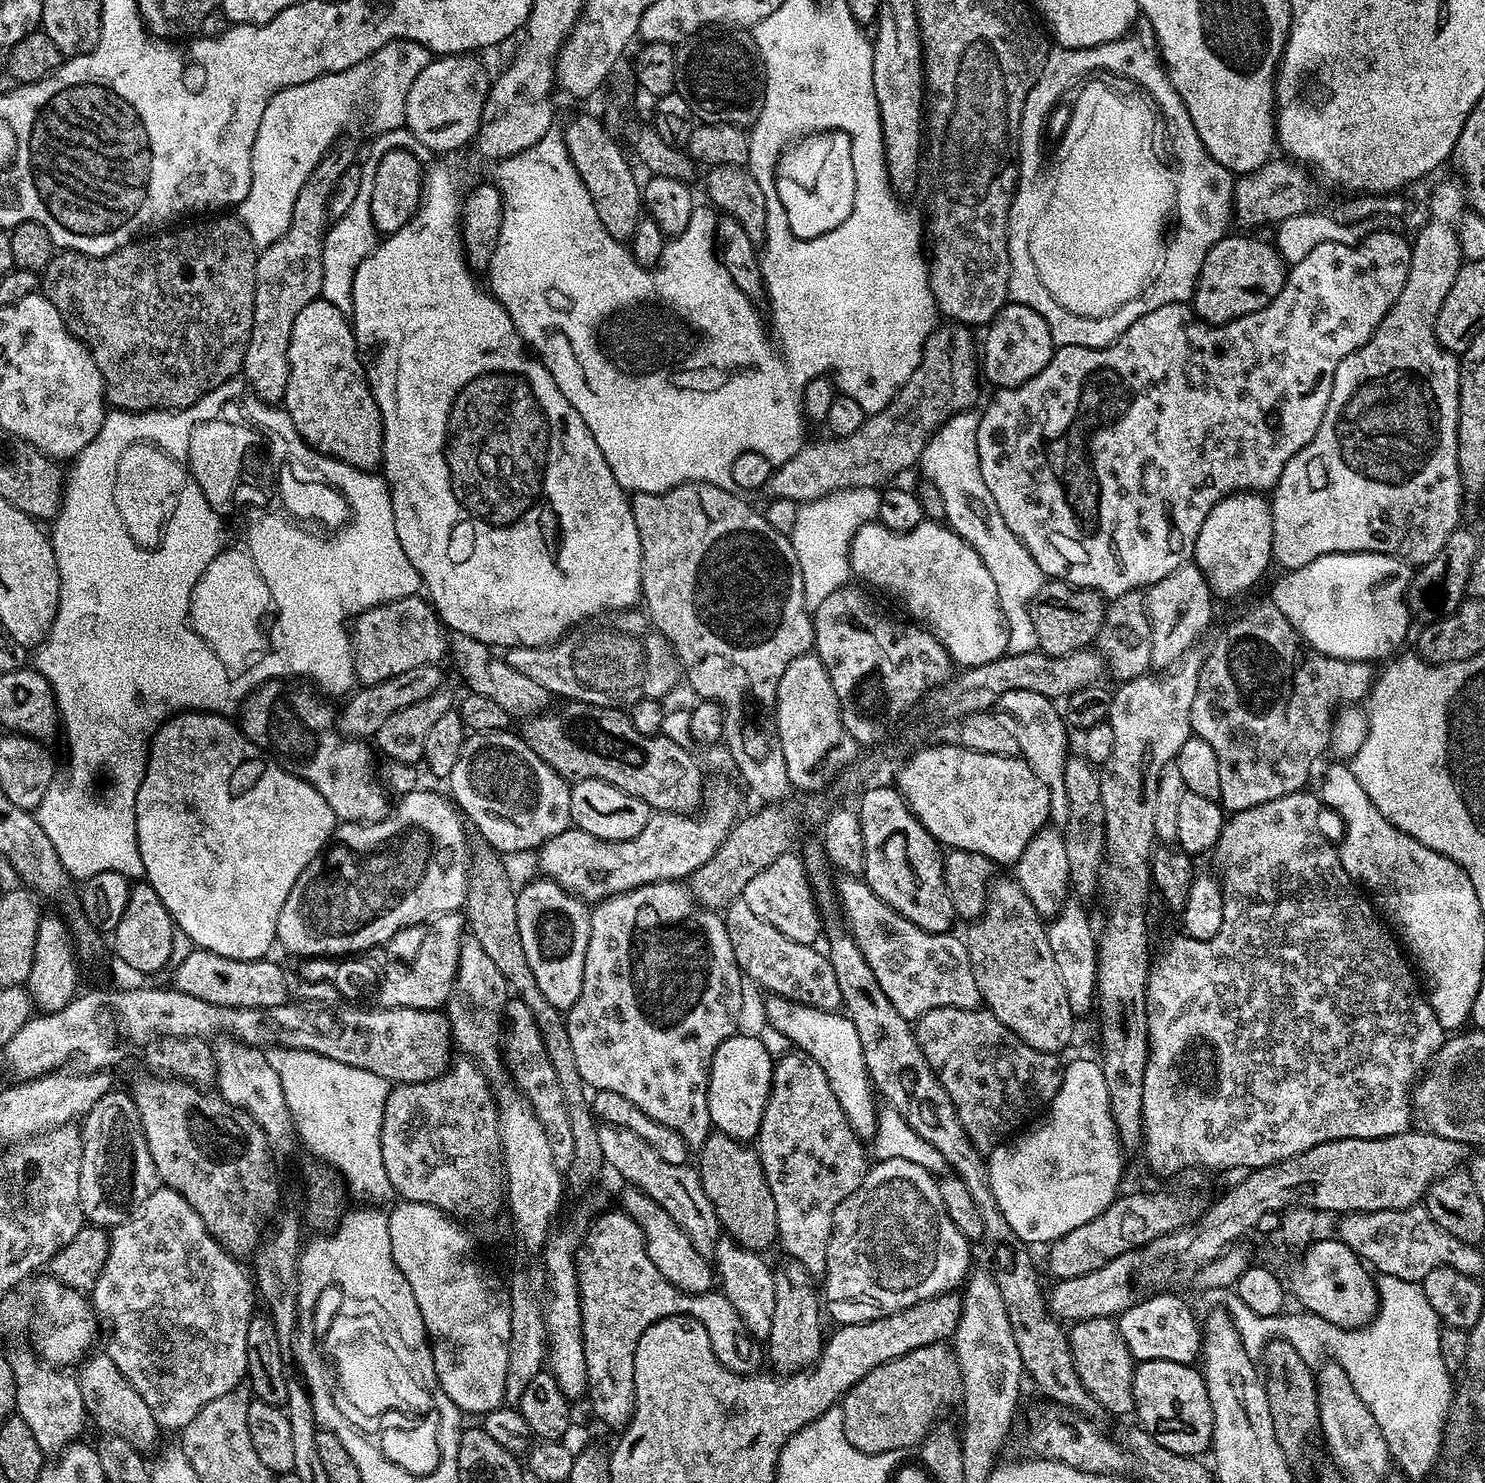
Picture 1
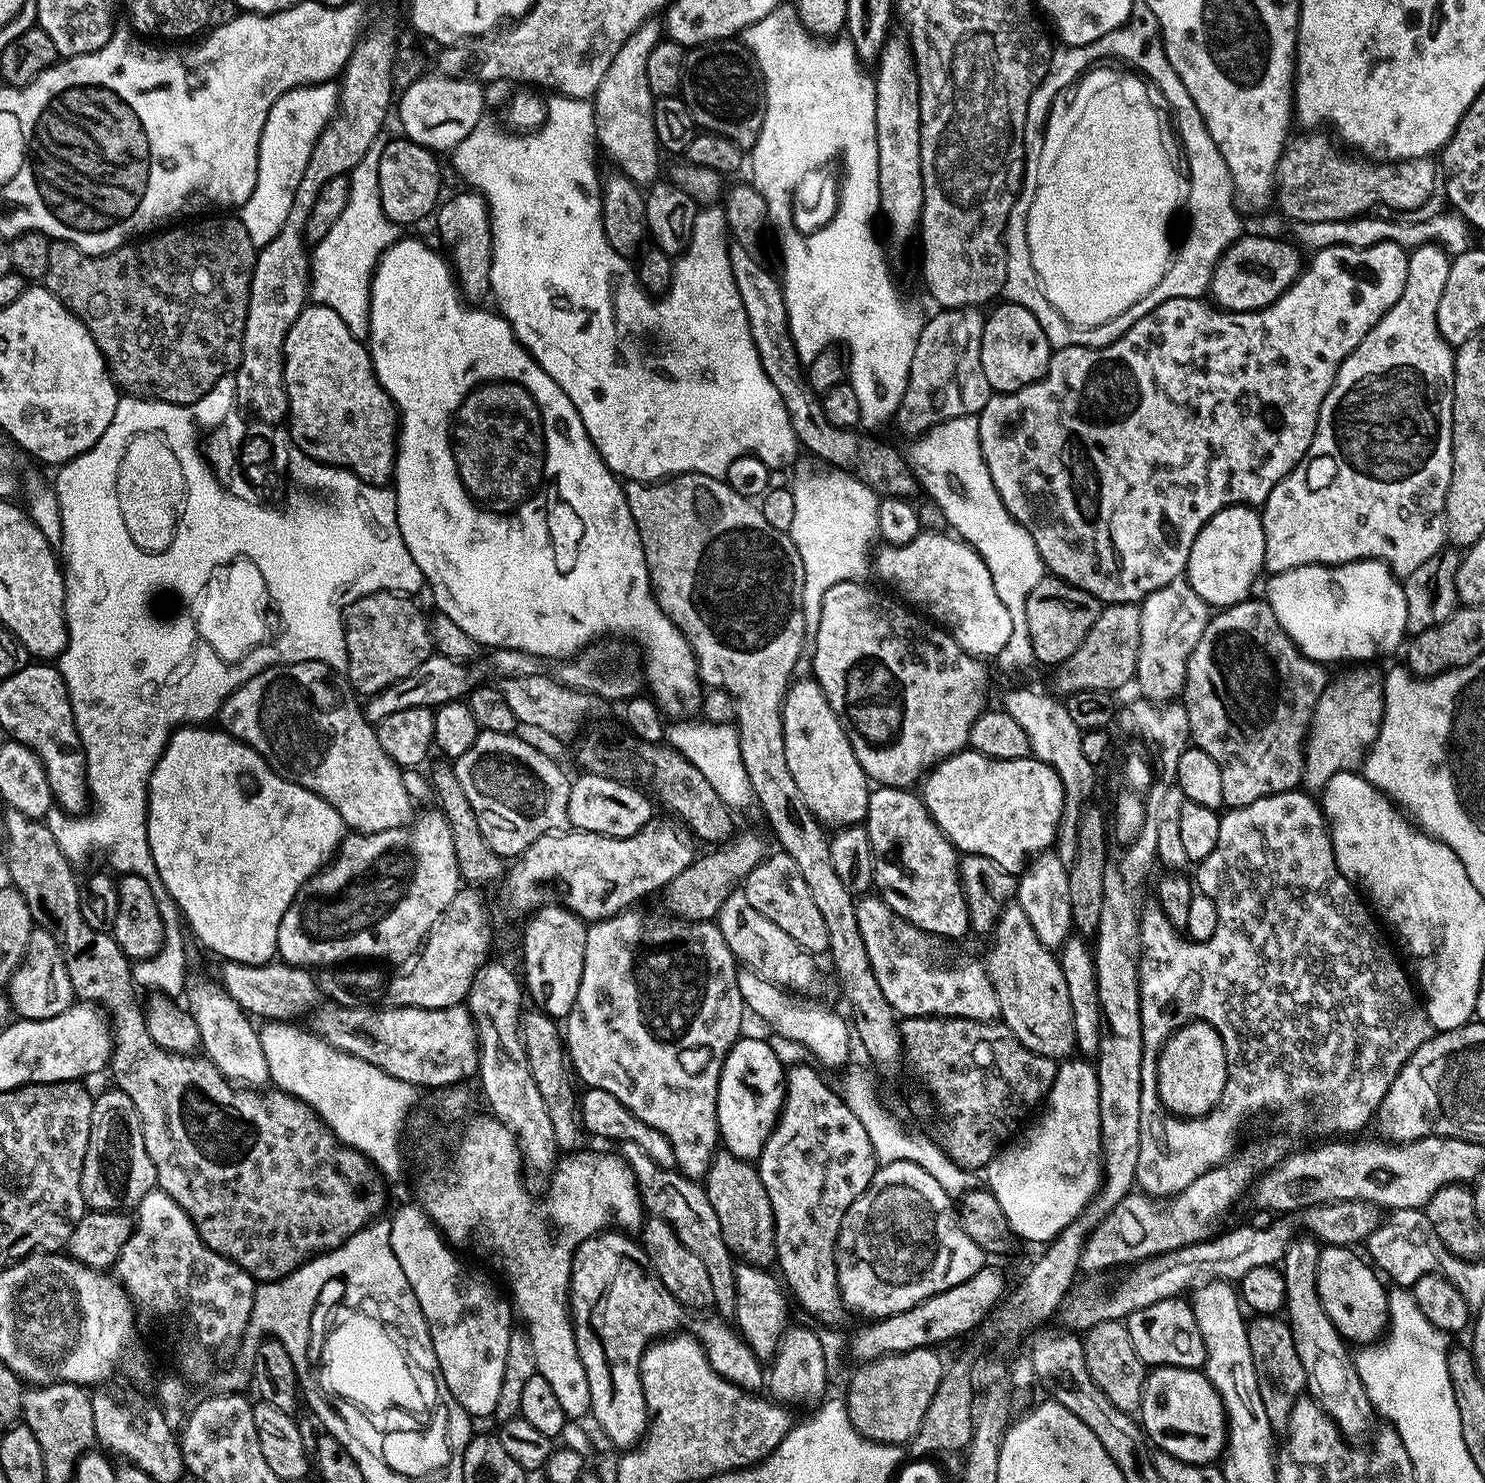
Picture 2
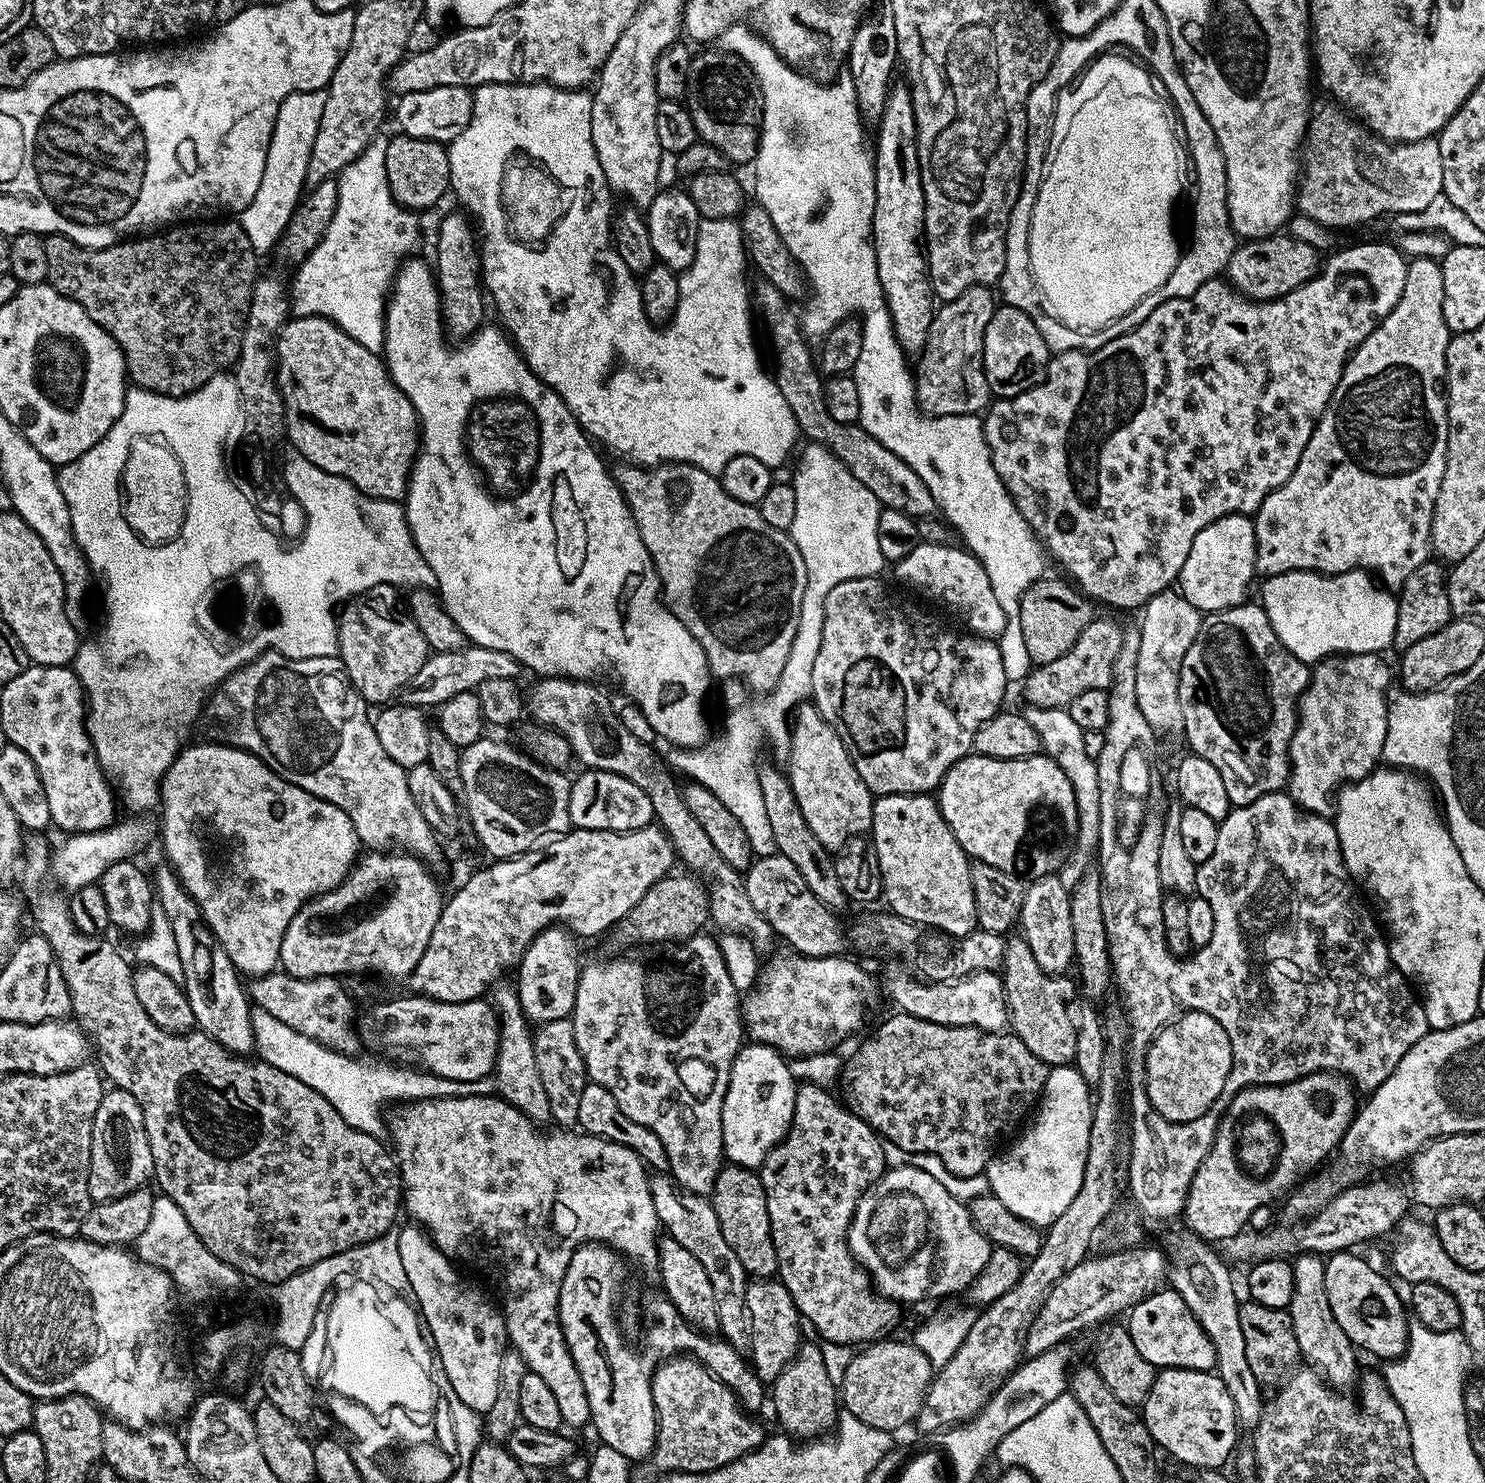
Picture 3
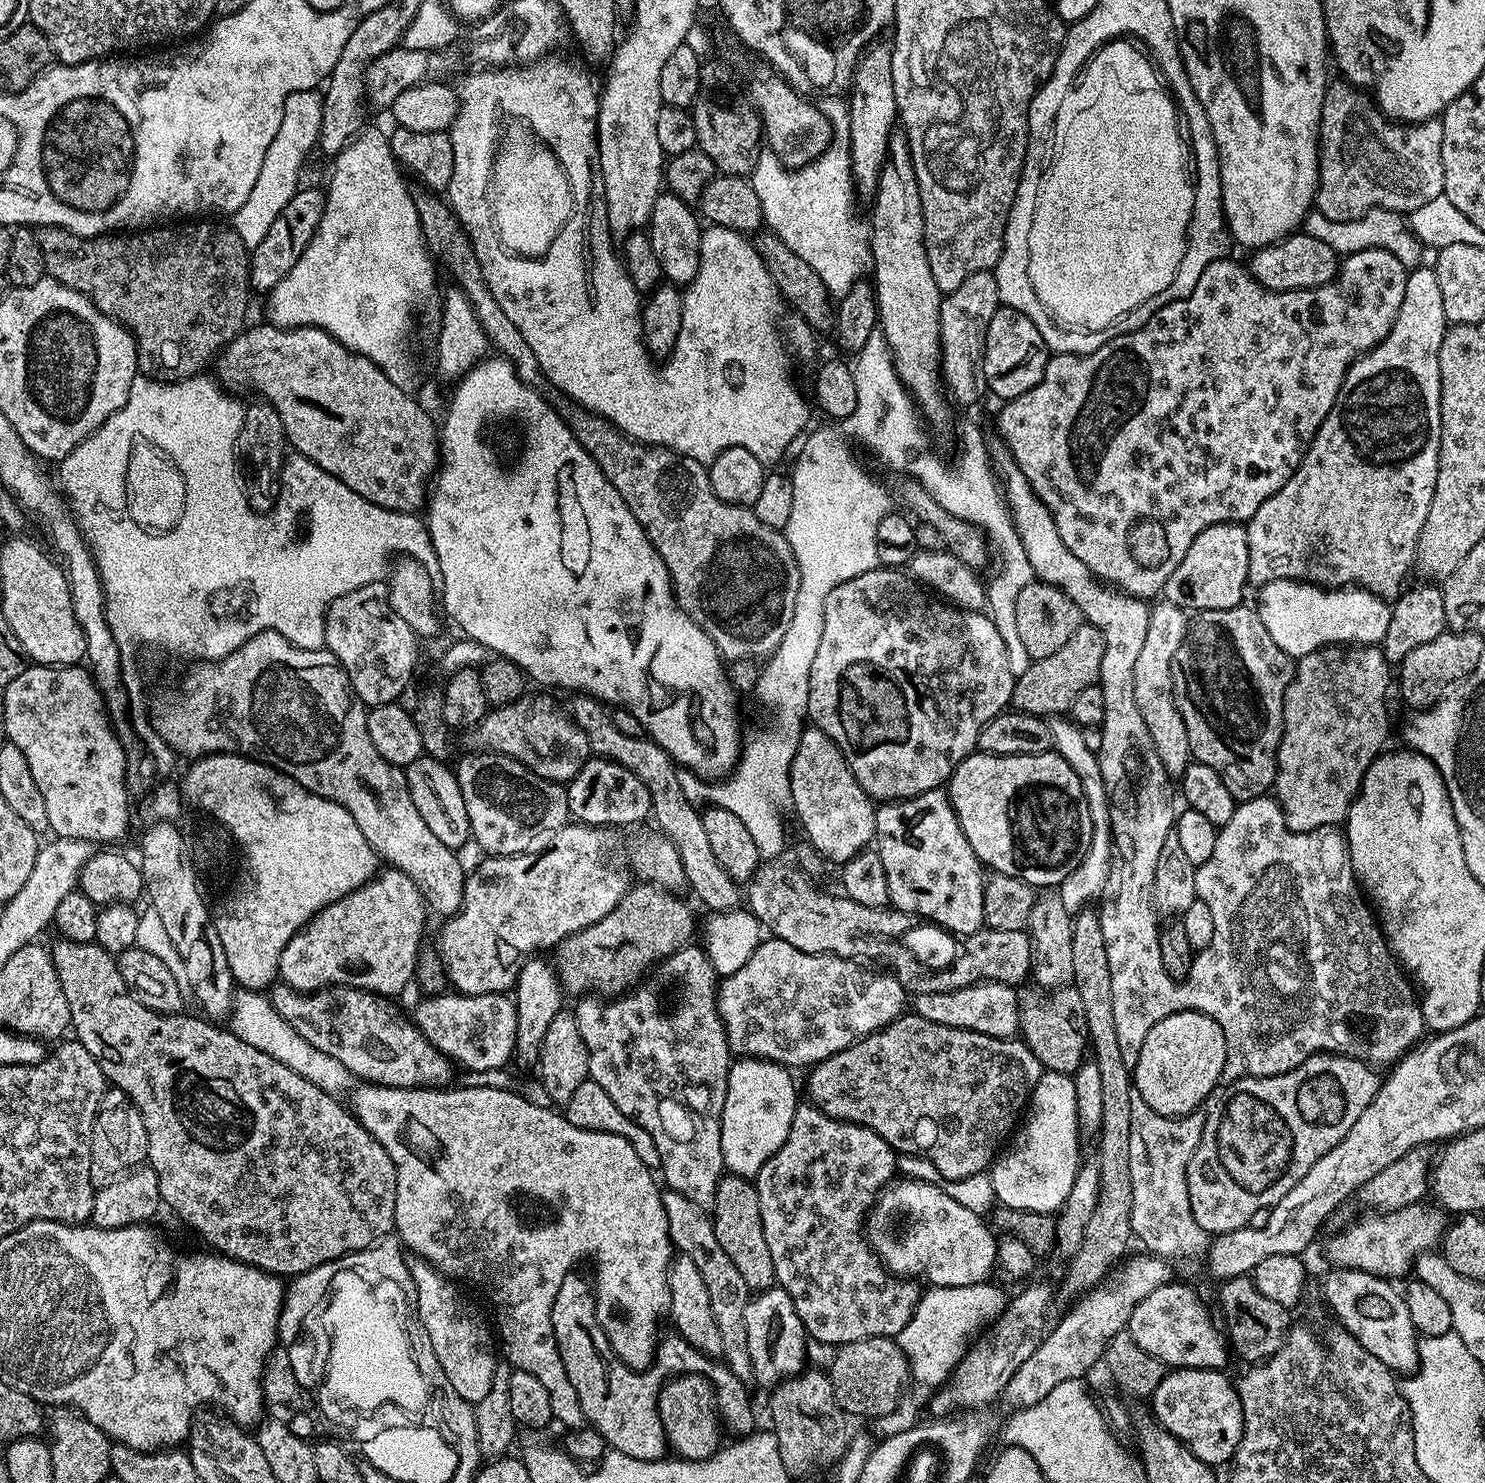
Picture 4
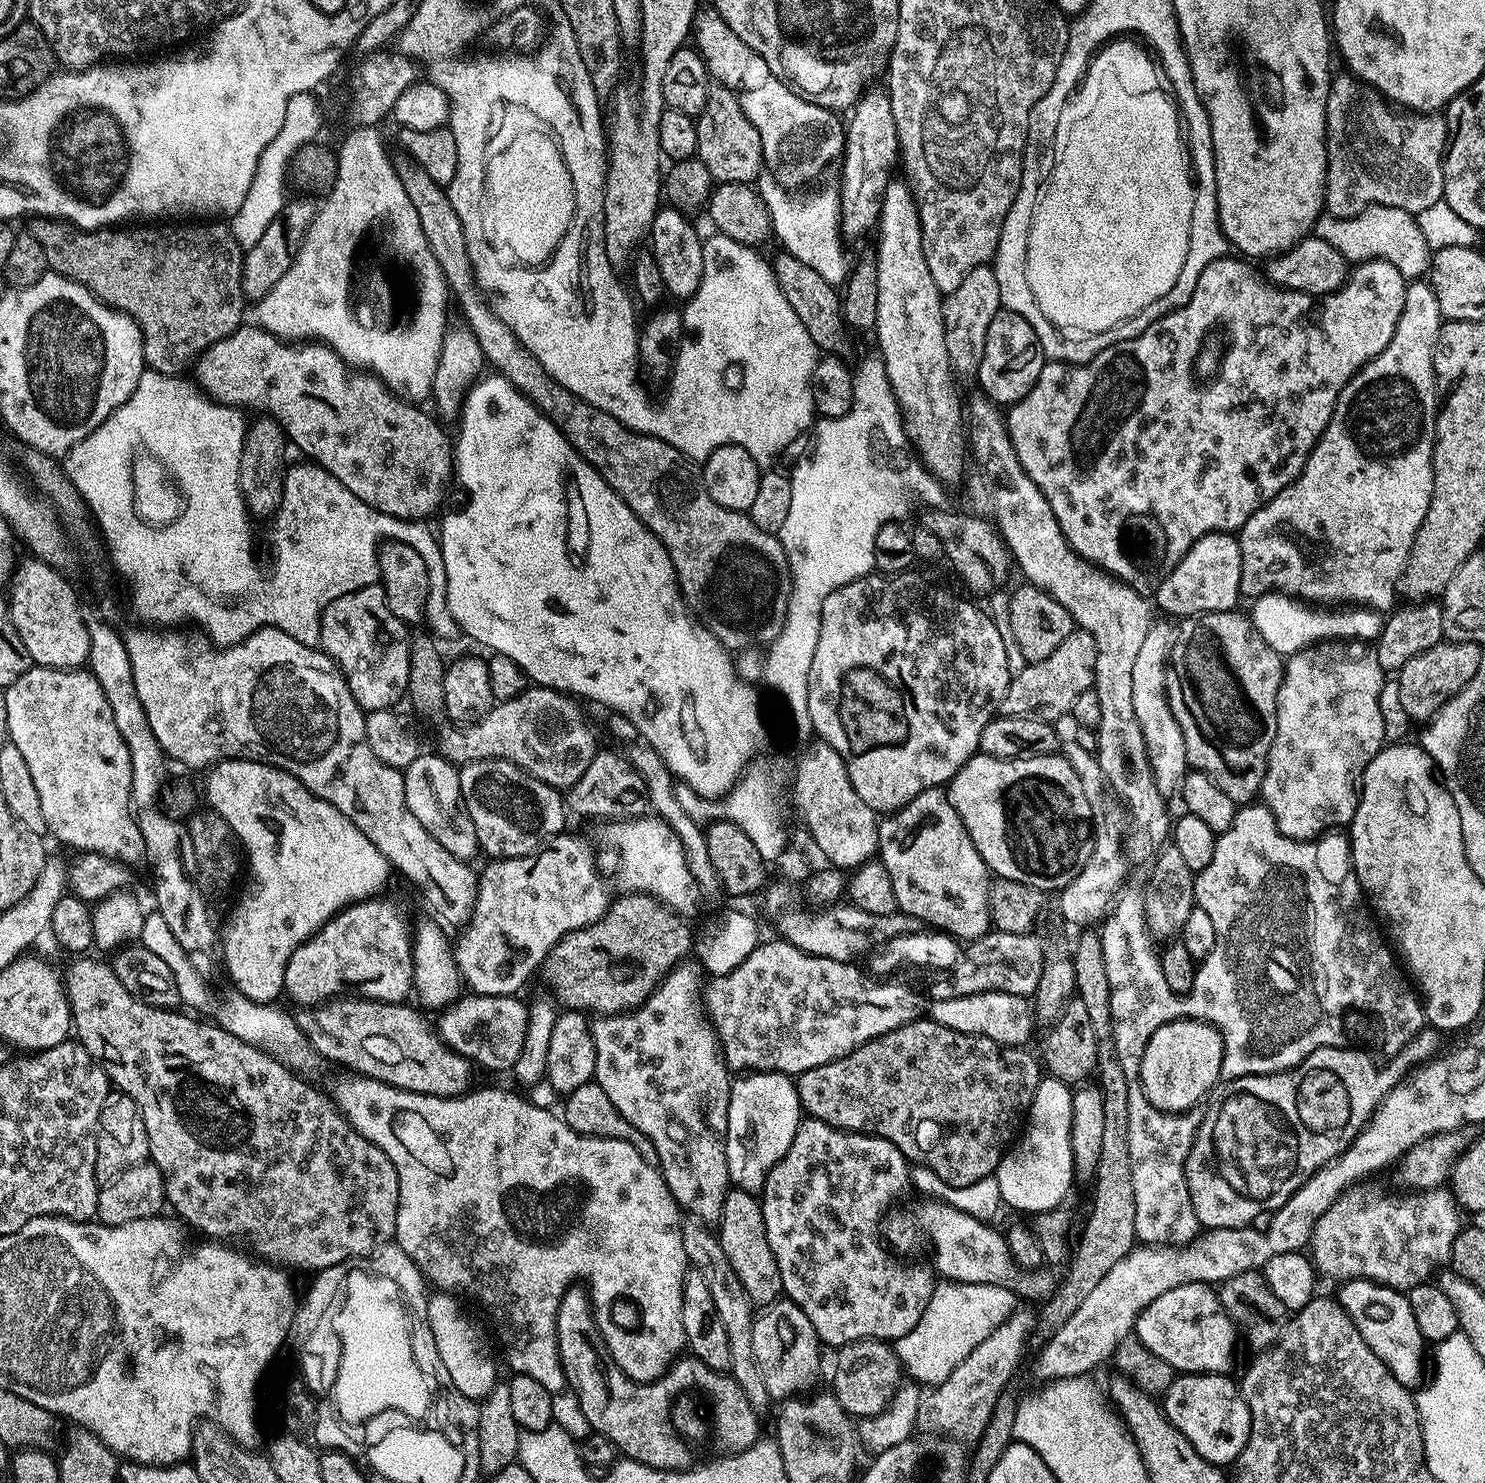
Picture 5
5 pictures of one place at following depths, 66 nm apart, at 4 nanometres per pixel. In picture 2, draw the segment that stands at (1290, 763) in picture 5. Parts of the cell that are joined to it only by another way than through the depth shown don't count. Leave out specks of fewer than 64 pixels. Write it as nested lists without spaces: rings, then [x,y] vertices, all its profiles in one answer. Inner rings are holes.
[[[1352,666],[1349,672],[1329,679],[1326,690],[1316,700],[1312,711],[1312,725],[1308,727],[1308,739],[1304,749],[1305,789],[1323,789],[1330,778],[1339,772],[1350,772],[1363,765],[1364,757],[1378,738],[1380,723],[1384,717],[1384,677],[1372,666]]]

